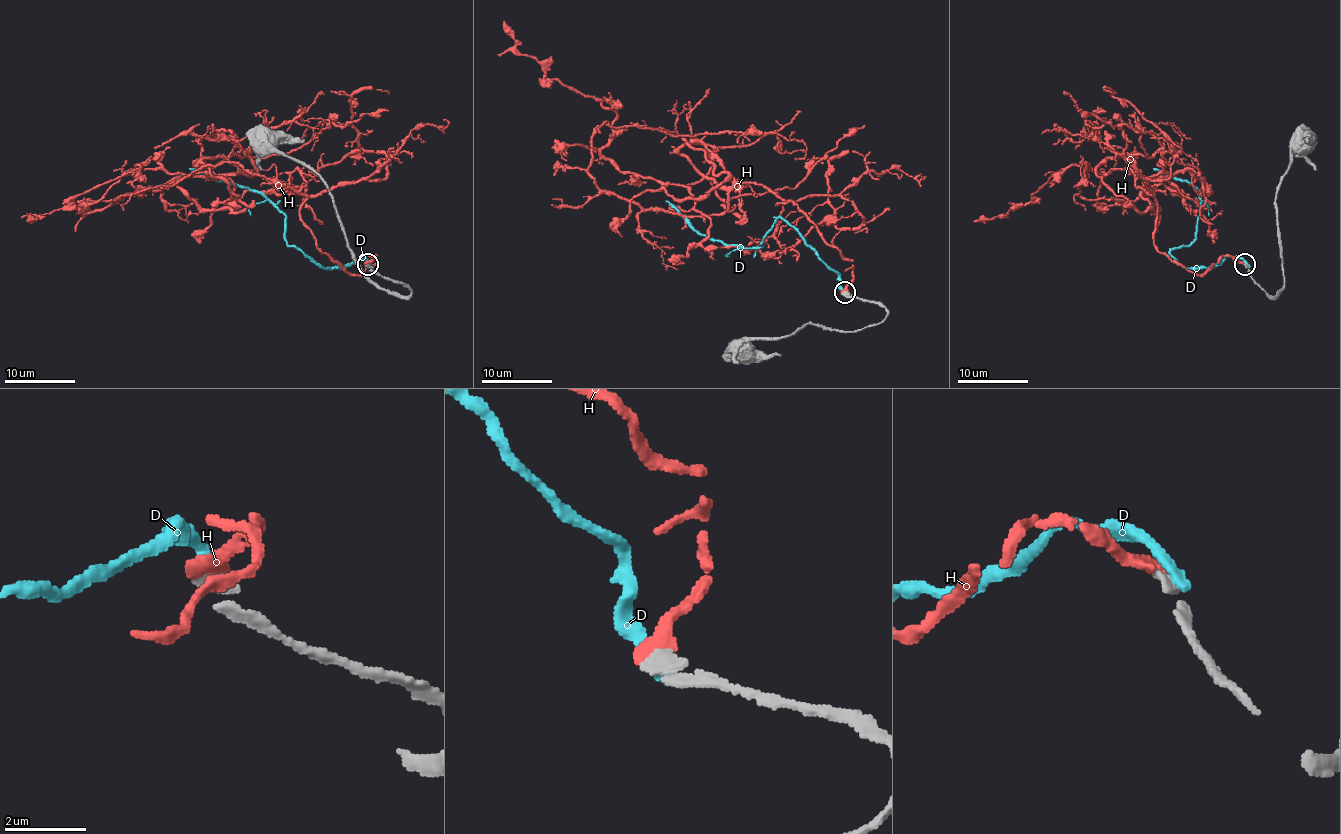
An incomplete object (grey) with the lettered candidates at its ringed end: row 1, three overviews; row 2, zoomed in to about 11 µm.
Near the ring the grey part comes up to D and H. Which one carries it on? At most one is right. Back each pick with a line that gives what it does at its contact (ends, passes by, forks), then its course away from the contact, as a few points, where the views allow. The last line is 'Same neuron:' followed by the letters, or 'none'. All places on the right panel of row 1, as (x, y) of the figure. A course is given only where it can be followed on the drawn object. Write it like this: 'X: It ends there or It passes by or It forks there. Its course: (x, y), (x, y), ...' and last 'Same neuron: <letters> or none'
H: It ends there. Its course: (1245, 265), (1172, 262), (1133, 159), (1151, 189), (1137, 200), (1076, 194), (1087, 166)
Same neuron: H

